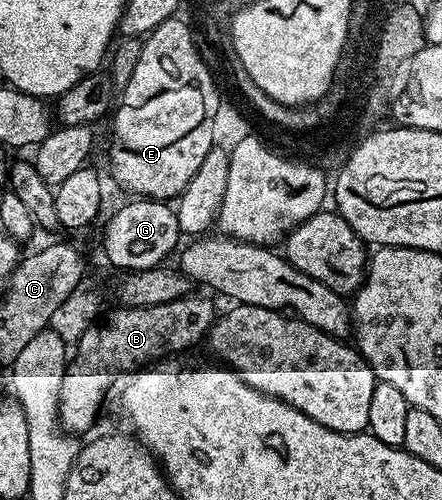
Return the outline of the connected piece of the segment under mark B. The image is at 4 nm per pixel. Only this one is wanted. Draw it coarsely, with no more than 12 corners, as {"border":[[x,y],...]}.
{"border":[[197,294],[114,306],[58,384],[61,431],[86,432],[121,372],[207,333]]}

